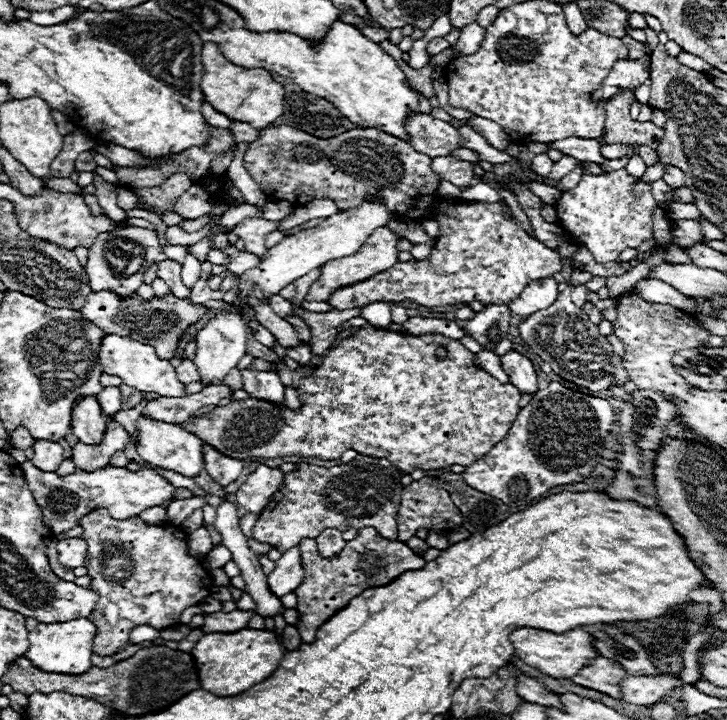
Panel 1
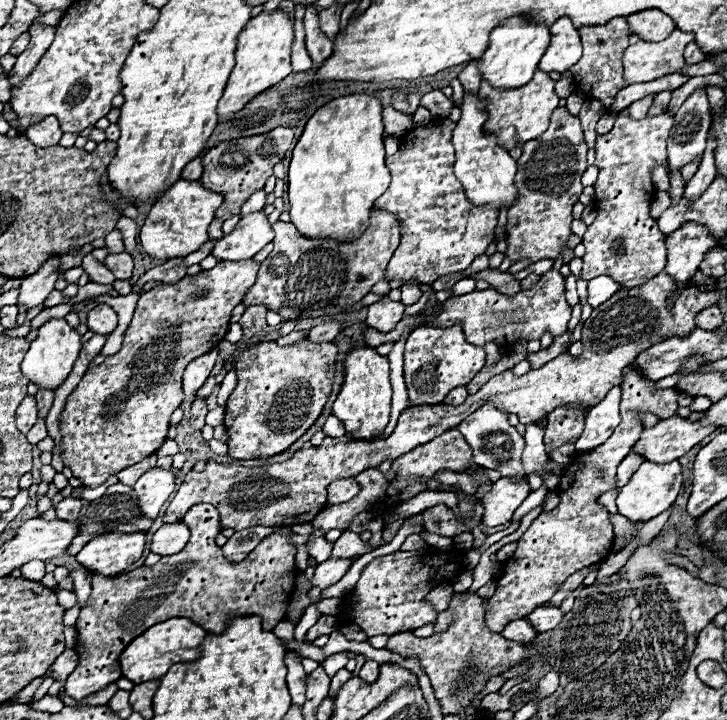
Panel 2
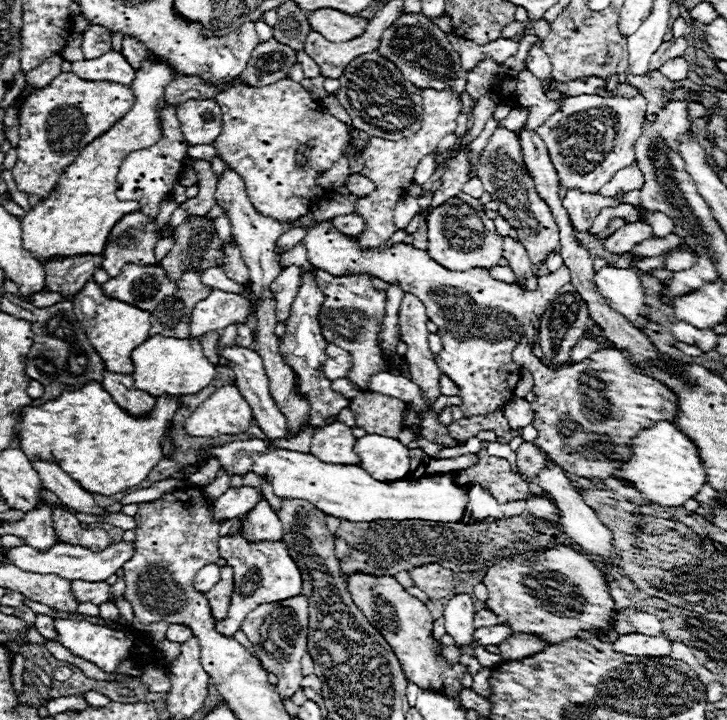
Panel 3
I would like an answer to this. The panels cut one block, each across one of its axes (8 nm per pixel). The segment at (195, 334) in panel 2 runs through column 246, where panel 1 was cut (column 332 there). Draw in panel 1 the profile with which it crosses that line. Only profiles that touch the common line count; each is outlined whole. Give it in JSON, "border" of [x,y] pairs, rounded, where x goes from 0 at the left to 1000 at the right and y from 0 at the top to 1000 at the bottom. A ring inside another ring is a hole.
{"border":[[[536,317],[514,319],[512,328],[506,328],[506,336],[501,336],[501,342],[490,353],[484,353],[479,358],[465,358],[465,361],[457,361],[457,364],[446,367],[440,386],[426,397],[426,406],[421,408],[421,417],[446,419],[446,417],[451,417],[451,411],[462,400],[479,397],[479,394],[487,394],[487,392],[495,392],[495,389],[503,389],[503,386],[509,386],[517,378],[528,378],[528,375],[539,372],[547,364],[547,336],[550,336],[550,331]]]}

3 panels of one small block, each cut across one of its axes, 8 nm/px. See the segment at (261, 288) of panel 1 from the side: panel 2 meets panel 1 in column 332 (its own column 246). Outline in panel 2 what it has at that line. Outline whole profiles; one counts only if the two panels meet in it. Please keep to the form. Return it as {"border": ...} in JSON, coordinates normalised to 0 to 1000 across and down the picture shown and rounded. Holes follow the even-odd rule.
{"border":[[[360,292],[347,294],[330,303],[319,325],[311,325],[303,336],[294,339],[292,356],[297,356],[300,361],[319,361],[319,364],[341,361],[374,333],[377,319],[369,308],[369,300]]]}

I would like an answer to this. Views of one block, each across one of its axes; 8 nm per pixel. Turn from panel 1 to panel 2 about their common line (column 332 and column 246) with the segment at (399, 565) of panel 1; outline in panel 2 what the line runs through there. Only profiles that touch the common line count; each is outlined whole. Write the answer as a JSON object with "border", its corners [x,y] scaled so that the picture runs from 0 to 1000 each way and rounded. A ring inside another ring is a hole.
{"border":[[[272,700],[264,703],[253,722],[250,722],[264,744],[250,767],[239,772],[223,772],[217,783],[212,786],[195,786],[176,797],[154,803],[129,800],[127,803],[127,822],[118,833],[118,842],[113,842],[110,856],[105,861],[105,908],[107,908],[107,925],[91,944],[91,967],[102,972],[116,972],[127,967],[129,961],[146,956],[157,944],[162,944],[165,928],[160,925],[160,914],[168,908],[168,903],[193,881],[198,881],[204,872],[209,872],[217,864],[226,864],[231,858],[261,858],[264,864],[275,867],[286,878],[308,878],[316,856],[358,856],[363,875],[377,875],[377,869],[393,858],[396,833],[404,822],[404,803],[410,794],[404,772],[407,758],[396,753],[396,736],[385,736],[382,742],[366,744],[333,781],[314,781],[305,769],[305,761],[297,756],[297,744],[305,736],[300,722],[300,708],[289,700]]]}

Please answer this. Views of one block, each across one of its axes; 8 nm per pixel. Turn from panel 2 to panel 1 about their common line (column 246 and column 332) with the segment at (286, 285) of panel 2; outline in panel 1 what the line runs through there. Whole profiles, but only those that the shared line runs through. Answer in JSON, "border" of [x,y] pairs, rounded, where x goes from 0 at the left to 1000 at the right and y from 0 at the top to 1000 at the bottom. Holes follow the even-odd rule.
{"border":[[[611,278],[605,281],[605,297],[600,297],[600,308],[605,308],[605,328],[594,353],[586,361],[564,361],[564,364],[545,364],[550,372],[539,372],[501,392],[487,392],[484,397],[470,397],[454,408],[451,422],[465,431],[495,428],[512,419],[553,419],[567,417],[580,425],[611,425],[611,422],[646,422],[660,417],[663,422],[671,419],[693,419],[699,422],[710,414],[721,397],[732,389],[757,386],[773,375],[773,364],[765,347],[751,344],[735,328],[729,328],[707,303],[696,303],[696,286],[685,281],[633,281],[633,278]]]}

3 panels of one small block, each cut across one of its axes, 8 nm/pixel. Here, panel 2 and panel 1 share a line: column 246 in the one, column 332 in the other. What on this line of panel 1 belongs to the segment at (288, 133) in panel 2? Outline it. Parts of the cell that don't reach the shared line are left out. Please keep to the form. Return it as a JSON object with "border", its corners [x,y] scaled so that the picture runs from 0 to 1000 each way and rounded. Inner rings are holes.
{"border":[[[391,172],[360,178],[358,192],[344,197],[336,211],[336,233],[369,275],[396,278],[402,286],[418,286],[437,275],[454,275],[462,278],[468,292],[479,292],[503,281],[503,269],[520,269],[525,272],[523,281],[528,281],[536,294],[550,297],[553,306],[591,306],[600,294],[600,283],[608,278],[608,272],[602,272],[602,253],[608,247],[591,233],[591,219],[572,211],[564,197],[536,192],[536,186],[528,186],[525,181],[490,178],[459,192],[429,192],[429,186],[418,186]]]}

